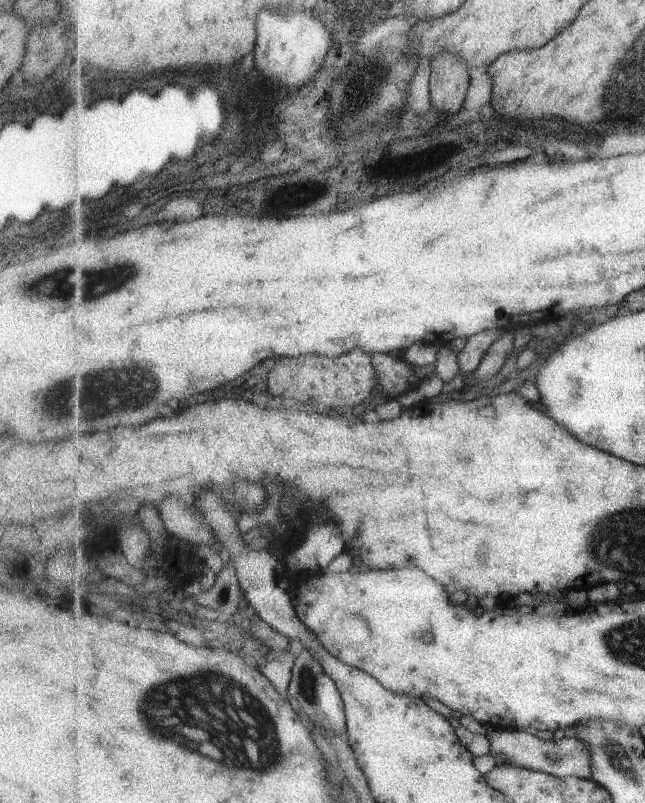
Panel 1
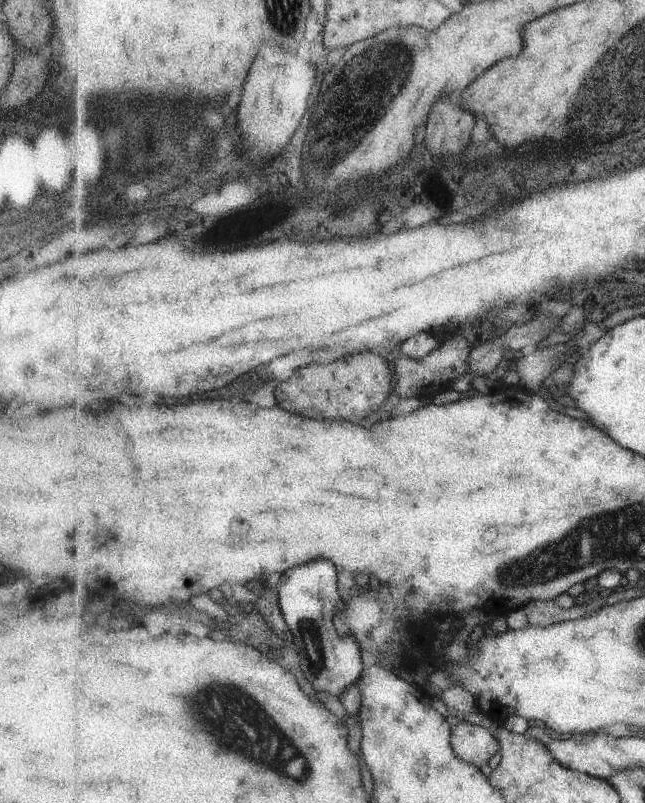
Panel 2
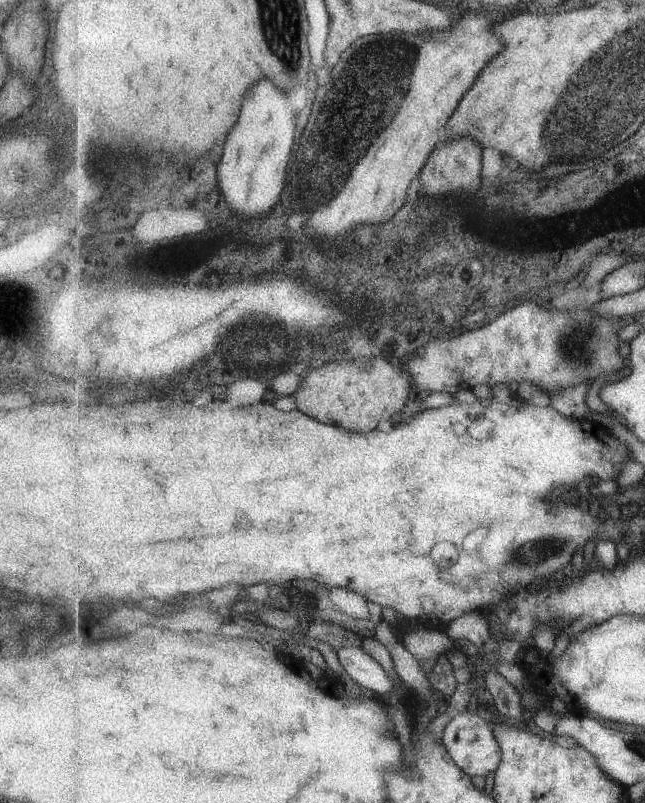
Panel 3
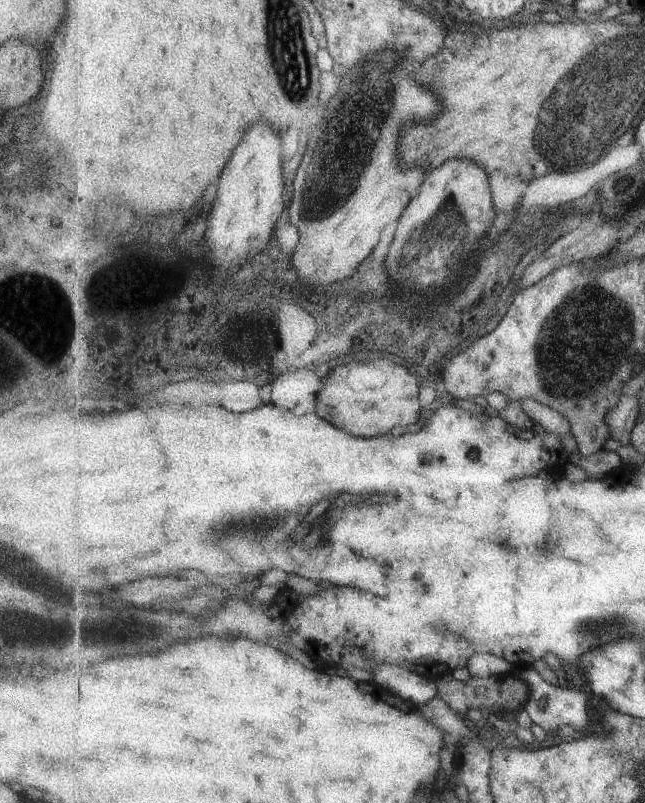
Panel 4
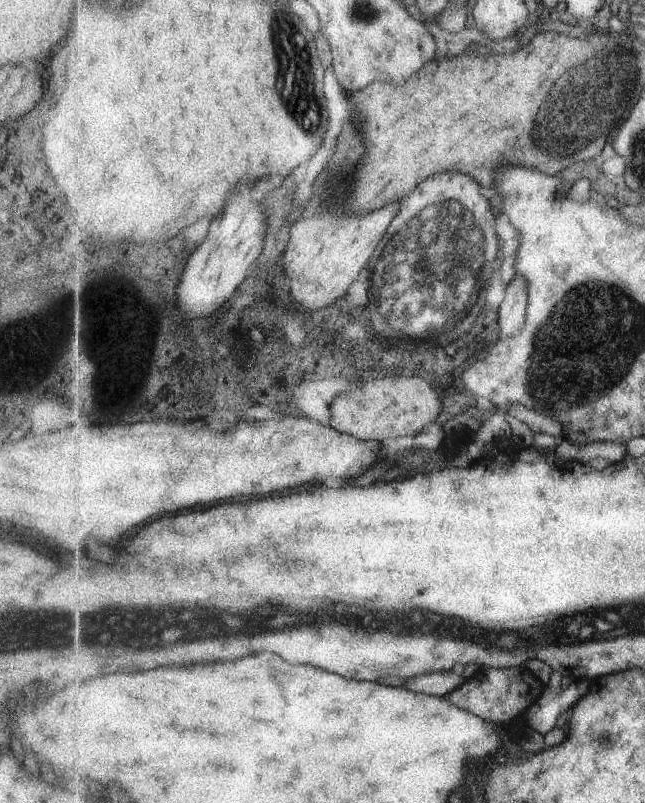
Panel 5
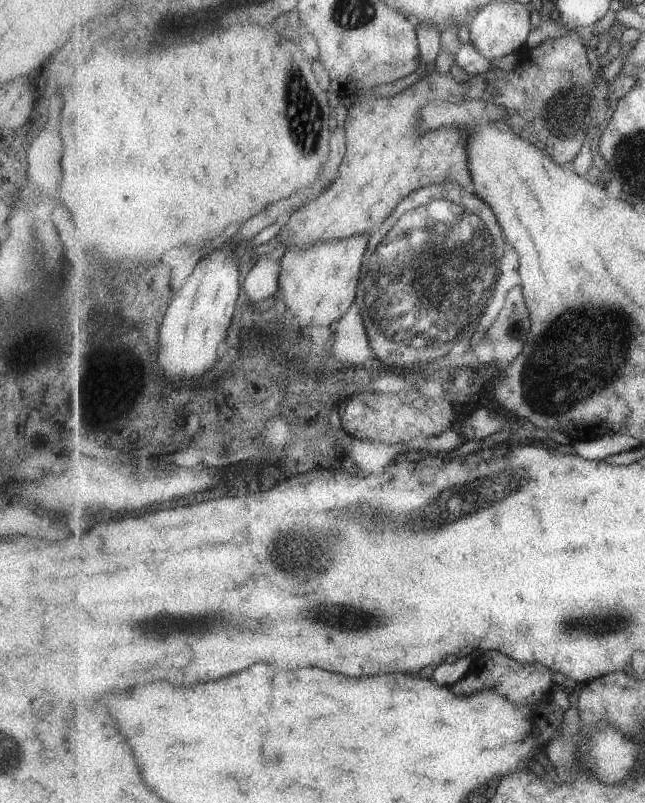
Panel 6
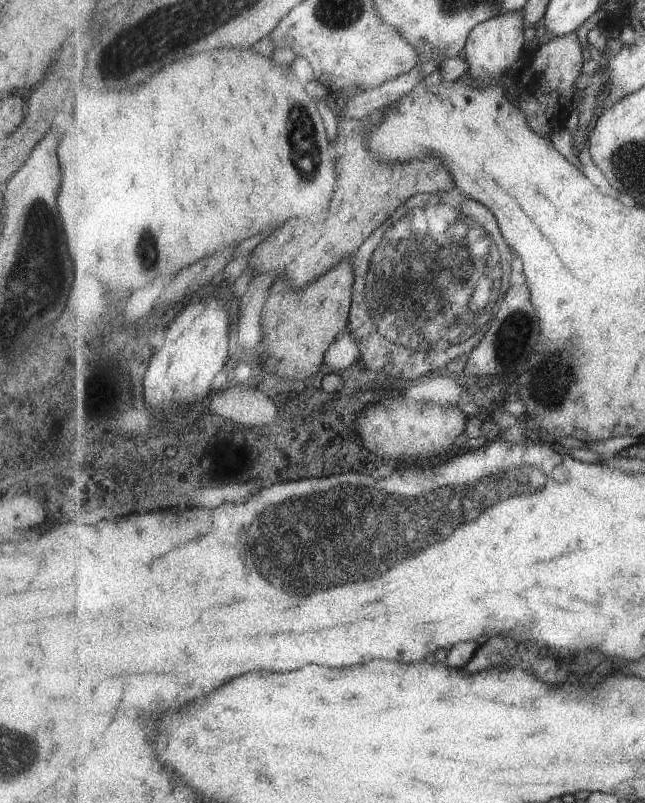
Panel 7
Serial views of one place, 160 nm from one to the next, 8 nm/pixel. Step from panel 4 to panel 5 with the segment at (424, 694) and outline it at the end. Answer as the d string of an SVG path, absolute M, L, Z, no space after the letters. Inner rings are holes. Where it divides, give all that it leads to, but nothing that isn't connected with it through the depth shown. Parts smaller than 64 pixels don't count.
M437 671L428 675L419 675L407 683L405 687L428 695L443 697L465 682L461 674L452 671Z

